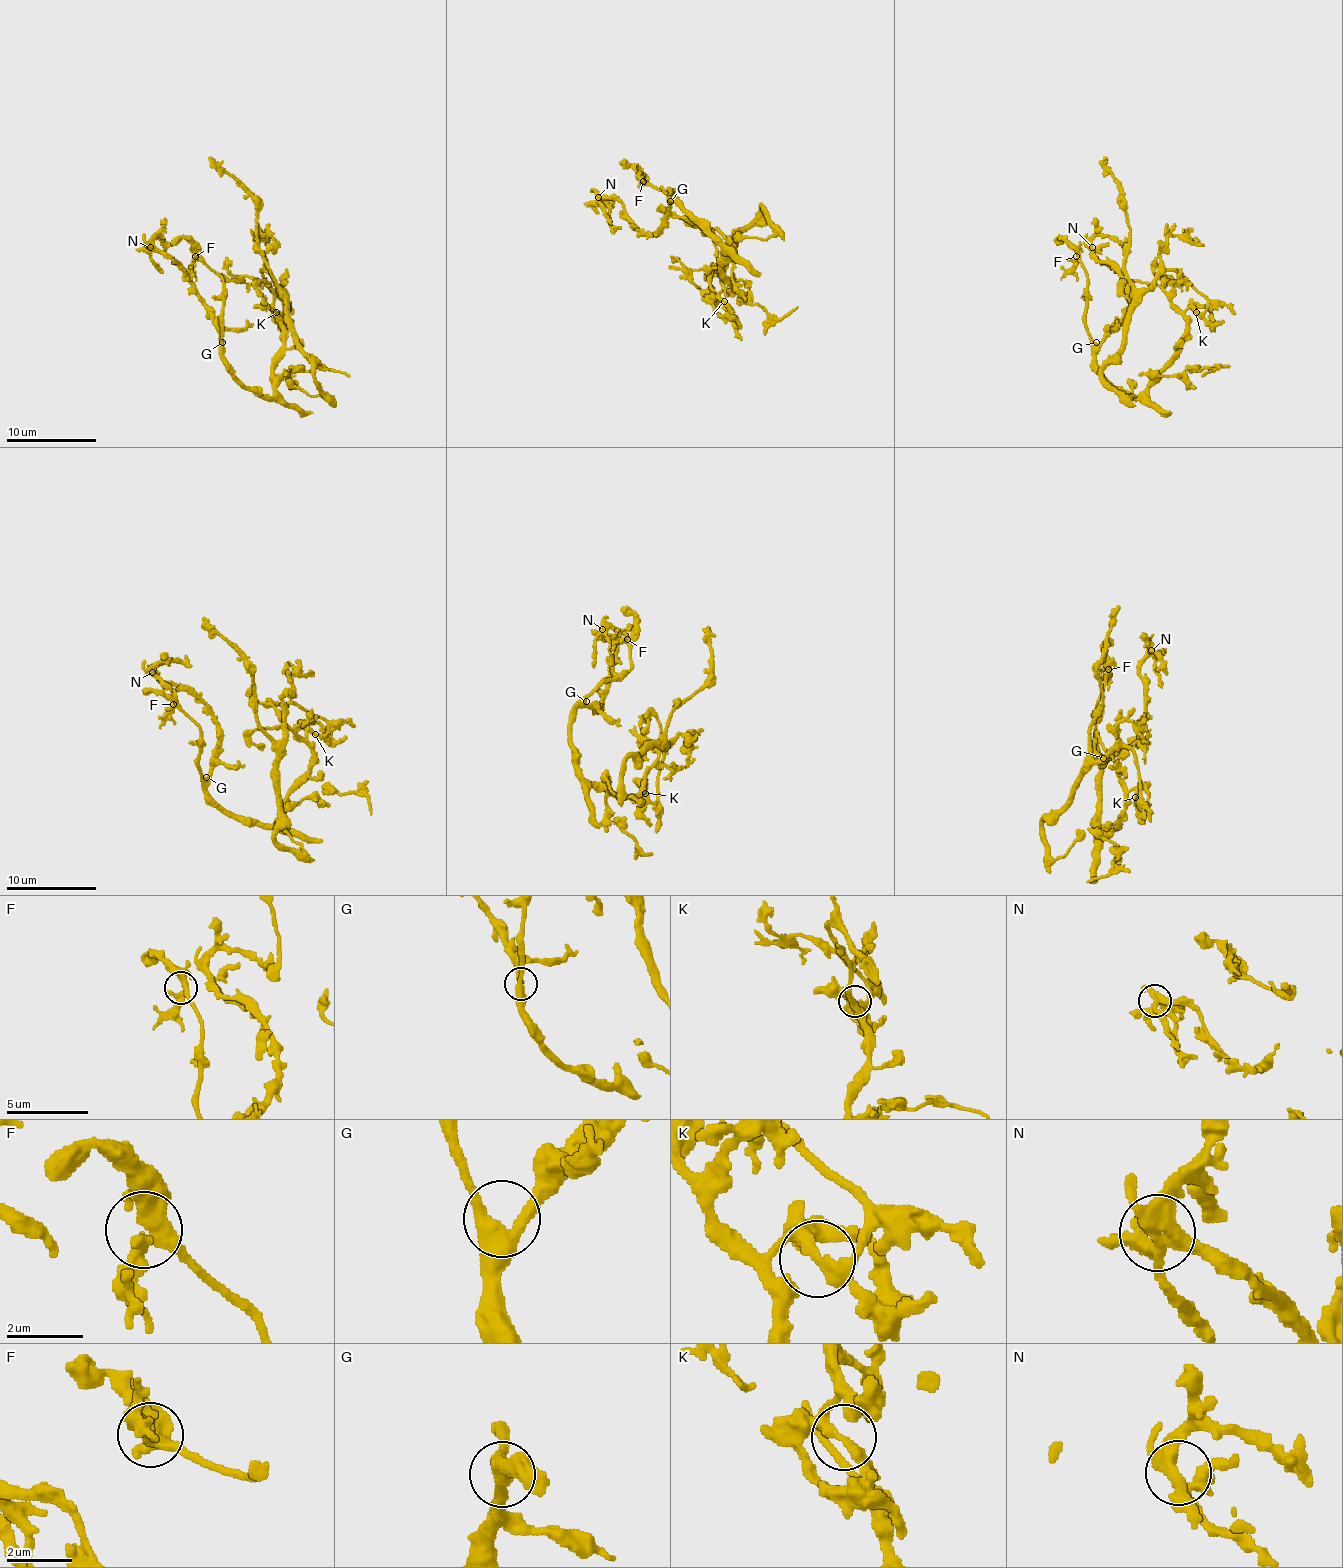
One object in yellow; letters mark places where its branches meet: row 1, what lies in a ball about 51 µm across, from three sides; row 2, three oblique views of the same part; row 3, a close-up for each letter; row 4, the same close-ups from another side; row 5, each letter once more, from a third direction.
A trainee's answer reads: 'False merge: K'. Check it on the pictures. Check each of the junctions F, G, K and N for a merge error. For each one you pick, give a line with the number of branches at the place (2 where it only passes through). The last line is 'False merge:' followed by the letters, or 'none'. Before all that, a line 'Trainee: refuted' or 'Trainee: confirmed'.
Trainee: confirmed
K: branches 3
False merge: K

